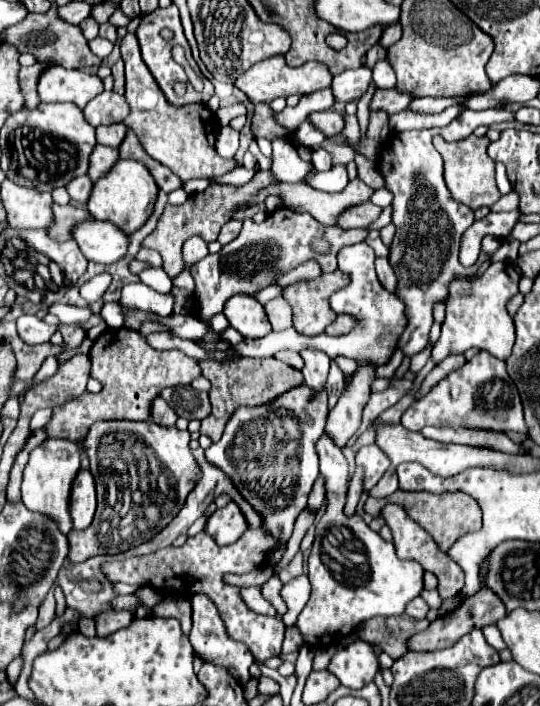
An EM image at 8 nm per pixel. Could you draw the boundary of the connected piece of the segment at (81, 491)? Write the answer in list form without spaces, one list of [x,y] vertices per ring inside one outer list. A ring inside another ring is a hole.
[[[78,471],[74,483],[72,483],[72,493],[70,493],[70,515],[74,521],[74,529],[82,531],[86,529],[96,511],[96,489],[94,489],[94,477],[90,471]]]

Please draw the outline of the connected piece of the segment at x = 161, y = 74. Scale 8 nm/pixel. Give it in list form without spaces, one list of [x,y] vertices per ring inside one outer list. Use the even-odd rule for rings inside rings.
[[[172,3],[170,7],[158,7],[158,9],[154,9],[152,13],[148,13],[146,17],[142,17],[142,21],[140,21],[140,25],[136,27],[136,35],[138,35],[138,43],[140,43],[140,49],[142,49],[142,59],[144,59],[144,63],[148,65],[148,69],[150,69],[150,73],[154,75],[154,79],[158,81],[158,85],[160,85],[160,89],[164,91],[164,95],[166,95],[166,99],[170,101],[170,103],[174,103],[174,105],[188,105],[188,103],[208,103],[208,99],[214,95],[214,85],[212,85],[212,81],[210,79],[206,79],[202,73],[200,73],[200,69],[198,69],[198,65],[196,65],[196,61],[192,59],[192,53],[190,53],[190,45],[188,45],[188,41],[186,41],[186,37],[184,37],[184,31],[182,31],[182,23],[180,23],[180,15],[178,15],[178,7]],[[162,29],[170,29],[172,33],[174,33],[174,37],[172,39],[164,39],[162,35],[160,35],[160,31]],[[174,45],[182,45],[184,47],[184,51],[186,51],[186,61],[188,61],[188,65],[198,73],[198,77],[202,79],[202,83],[204,83],[204,87],[202,87],[202,91],[196,91],[194,87],[192,87],[192,83],[188,81],[188,75],[186,75],[186,69],[182,67],[182,65],[178,65],[174,59],[172,59],[172,47]],[[174,83],[186,83],[186,93],[180,97],[180,95],[176,95],[174,93]]]

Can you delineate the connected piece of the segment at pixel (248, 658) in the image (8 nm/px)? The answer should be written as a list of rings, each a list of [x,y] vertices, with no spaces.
[[[198,593],[192,597],[192,631],[190,631],[190,643],[194,647],[196,653],[200,653],[206,661],[214,663],[214,665],[220,665],[220,667],[226,667],[226,671],[230,671],[230,675],[234,675],[242,685],[248,683],[250,679],[250,665],[254,663],[254,657],[250,655],[248,648],[242,643],[236,643],[232,641],[228,635],[226,635],[226,629],[224,629],[224,623],[214,607],[214,603]]]

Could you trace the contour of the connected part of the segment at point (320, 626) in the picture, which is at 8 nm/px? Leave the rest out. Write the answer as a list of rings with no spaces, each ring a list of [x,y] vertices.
[[[326,431],[320,435],[316,451],[320,457],[320,473],[326,479],[328,509],[316,525],[316,541],[308,559],[312,595],[296,621],[308,645],[318,645],[326,637],[342,639],[362,621],[376,615],[402,615],[410,599],[416,599],[424,589],[424,567],[418,561],[398,559],[394,545],[374,533],[358,515],[344,515],[348,463]]]

